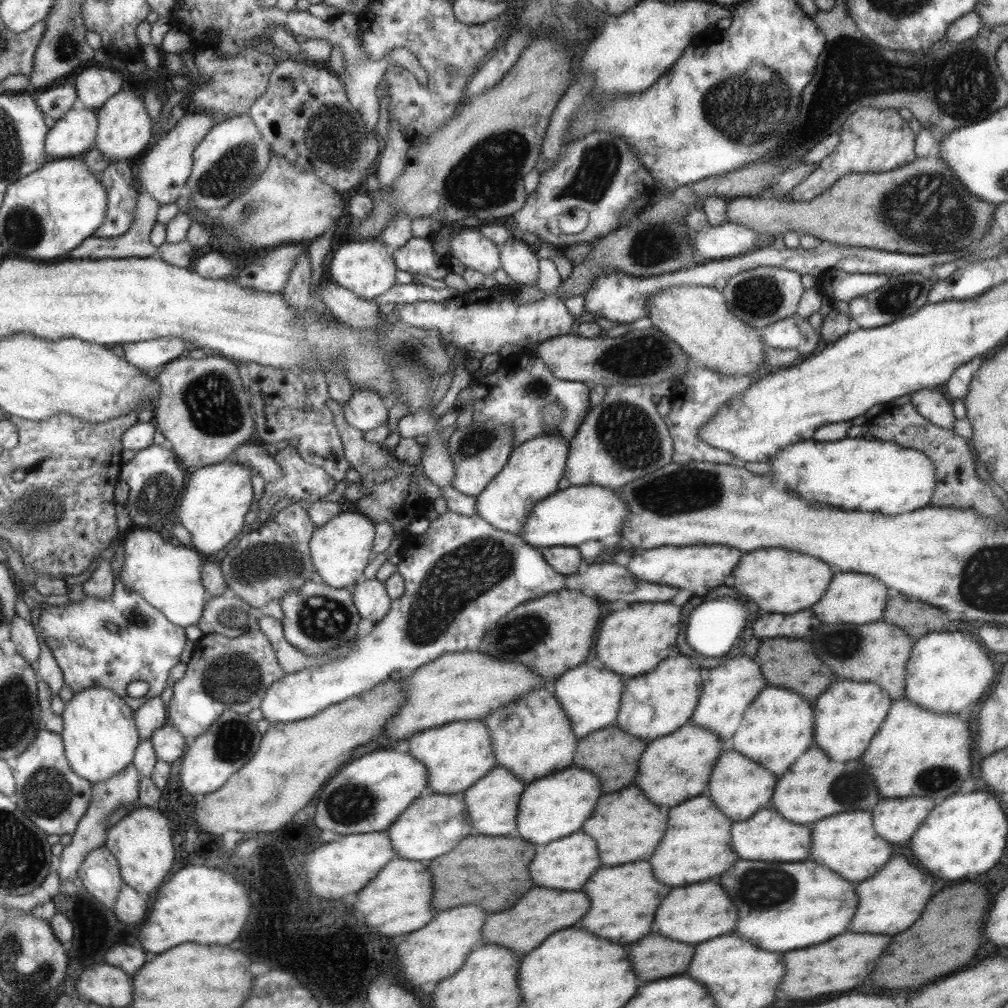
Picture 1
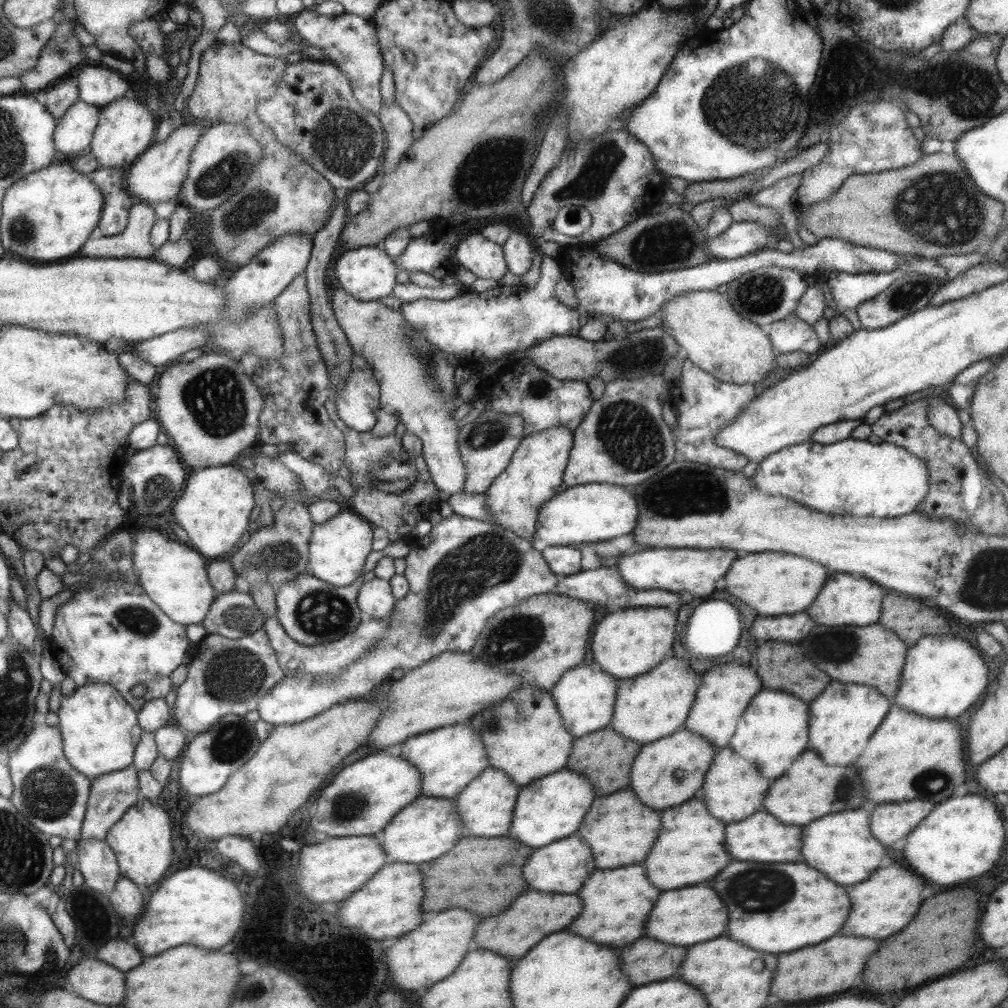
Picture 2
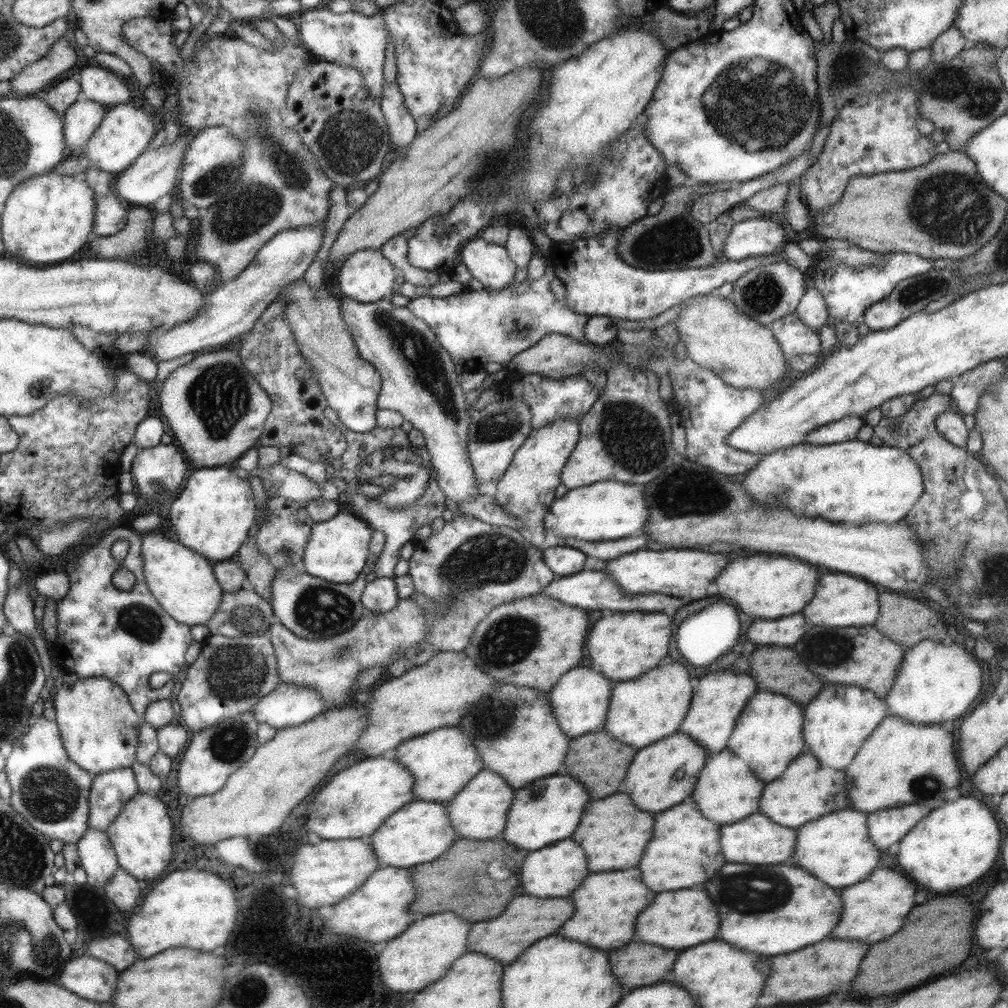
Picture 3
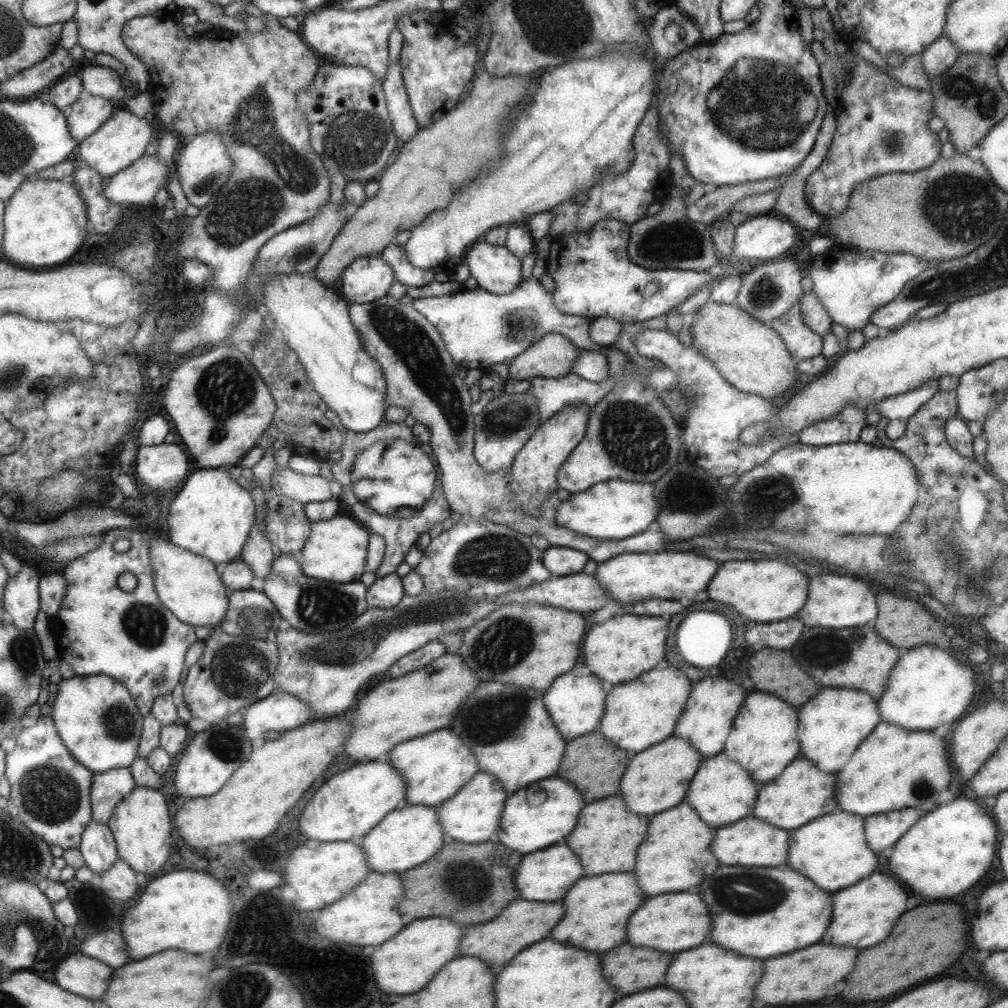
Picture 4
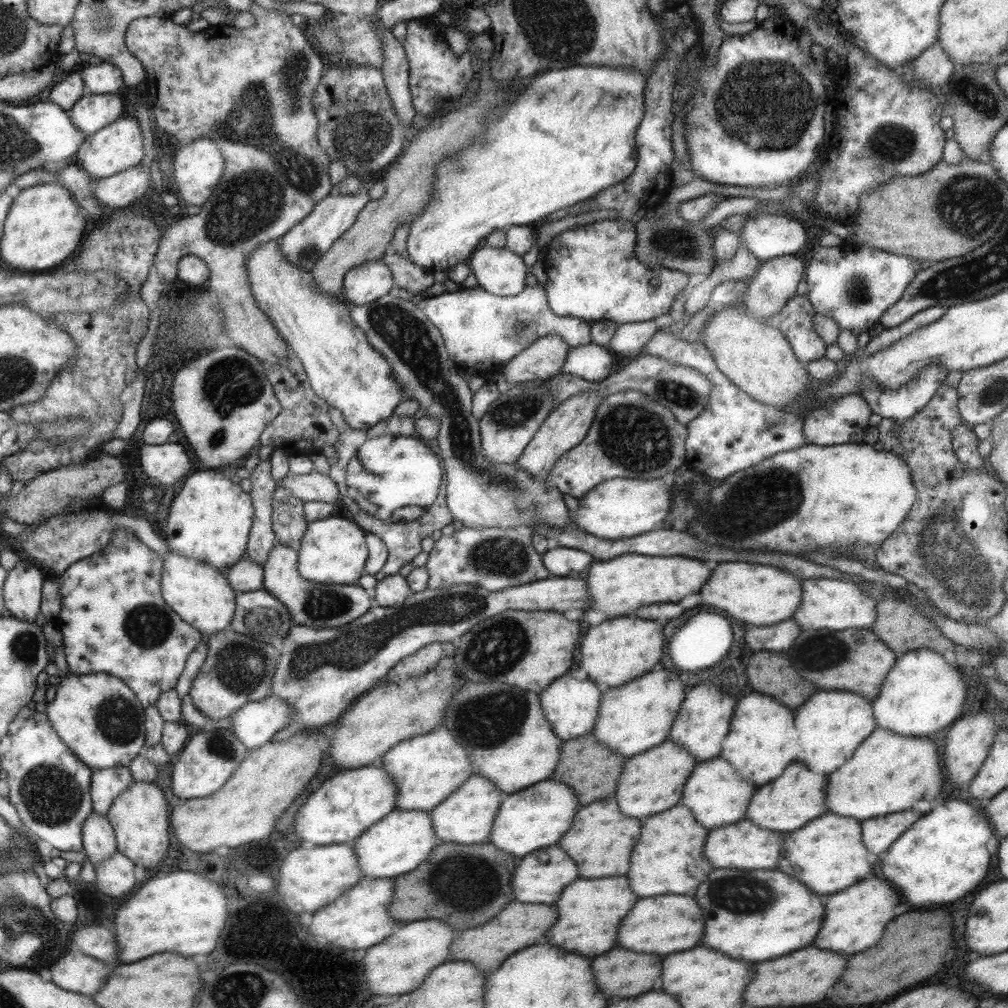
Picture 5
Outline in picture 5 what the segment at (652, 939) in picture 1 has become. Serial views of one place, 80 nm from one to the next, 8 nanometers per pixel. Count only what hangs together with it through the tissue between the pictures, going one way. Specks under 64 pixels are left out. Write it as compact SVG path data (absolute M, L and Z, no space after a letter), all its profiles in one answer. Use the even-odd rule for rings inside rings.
M611 948L609 952L597 956L593 962L593 976L595 982L599 986L599 990L603 990L603 994L607 996L635 996L635 994L643 994L647 988L653 988L655 980L661 978L661 956L657 954L641 954L641 952L631 952L625 948Z

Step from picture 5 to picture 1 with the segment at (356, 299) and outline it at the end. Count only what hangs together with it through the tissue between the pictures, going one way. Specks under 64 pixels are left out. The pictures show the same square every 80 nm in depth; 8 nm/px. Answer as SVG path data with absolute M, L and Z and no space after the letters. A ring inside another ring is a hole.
M359 239L346 242L333 250L329 262L330 278L344 289L350 290L359 298L371 301L395 284L396 264L391 249L379 239Z

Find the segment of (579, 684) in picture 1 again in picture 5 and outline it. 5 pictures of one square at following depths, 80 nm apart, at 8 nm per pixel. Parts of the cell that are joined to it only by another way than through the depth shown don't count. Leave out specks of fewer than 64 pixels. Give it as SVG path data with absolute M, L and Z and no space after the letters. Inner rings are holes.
M561 676L553 680L543 694L539 694L539 706L551 725L551 730L562 740L574 739L589 735L594 727L599 701L601 701L603 688L593 684L592 680L576 680L571 676Z

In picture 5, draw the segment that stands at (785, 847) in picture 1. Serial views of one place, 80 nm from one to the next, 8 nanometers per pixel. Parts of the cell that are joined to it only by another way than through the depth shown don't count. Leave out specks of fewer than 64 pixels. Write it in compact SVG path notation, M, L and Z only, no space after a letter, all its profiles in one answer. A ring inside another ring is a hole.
M745 819L736 823L717 827L707 834L703 852L705 858L711 858L711 864L715 868L743 868L743 870L755 870L755 868L775 868L779 860L779 850L783 844L785 834L774 830L759 828L753 821Z

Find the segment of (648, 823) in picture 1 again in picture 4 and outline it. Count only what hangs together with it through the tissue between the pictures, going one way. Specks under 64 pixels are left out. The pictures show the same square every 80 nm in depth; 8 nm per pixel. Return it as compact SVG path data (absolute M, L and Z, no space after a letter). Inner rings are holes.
M609 796L591 804L584 804L578 816L577 826L565 838L571 851L579 857L587 876L603 872L627 872L635 864L635 852L647 834L647 820L639 814L631 814L623 806L621 796Z

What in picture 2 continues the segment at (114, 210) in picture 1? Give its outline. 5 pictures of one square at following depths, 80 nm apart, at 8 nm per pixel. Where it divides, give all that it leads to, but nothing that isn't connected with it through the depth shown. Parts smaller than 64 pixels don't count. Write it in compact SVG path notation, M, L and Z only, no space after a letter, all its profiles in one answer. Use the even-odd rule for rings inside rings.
M98 167L90 173L94 185L103 195L103 206L96 225L97 236L113 237L126 228L128 212L138 199L126 189L124 177L127 167Z

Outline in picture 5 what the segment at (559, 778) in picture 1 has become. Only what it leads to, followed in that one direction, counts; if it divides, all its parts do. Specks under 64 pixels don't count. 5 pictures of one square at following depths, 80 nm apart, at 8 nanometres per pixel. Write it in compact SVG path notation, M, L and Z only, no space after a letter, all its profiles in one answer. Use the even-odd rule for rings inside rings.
M545 779L527 788L512 792L503 799L495 813L489 843L513 856L525 856L533 850L557 844L573 822L576 810L580 807L576 794L564 782Z

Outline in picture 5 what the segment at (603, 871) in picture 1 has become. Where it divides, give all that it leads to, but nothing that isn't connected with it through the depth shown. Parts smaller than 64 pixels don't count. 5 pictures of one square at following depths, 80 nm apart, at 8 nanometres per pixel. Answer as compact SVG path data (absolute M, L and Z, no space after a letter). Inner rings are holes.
M607 876L607 878L577 878L561 892L555 902L559 916L551 926L551 934L547 934L539 942L553 942L569 952L583 956L599 956L615 946L617 928L623 916L637 902L637 896L629 890L629 882L625 876Z

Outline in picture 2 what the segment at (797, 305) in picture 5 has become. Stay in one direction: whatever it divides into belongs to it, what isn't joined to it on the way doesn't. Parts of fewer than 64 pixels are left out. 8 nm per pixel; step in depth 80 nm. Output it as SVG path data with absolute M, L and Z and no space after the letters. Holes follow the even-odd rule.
M795 313L771 322L763 327L772 348L779 353L801 351L805 354L817 354L821 342L813 327L801 320Z

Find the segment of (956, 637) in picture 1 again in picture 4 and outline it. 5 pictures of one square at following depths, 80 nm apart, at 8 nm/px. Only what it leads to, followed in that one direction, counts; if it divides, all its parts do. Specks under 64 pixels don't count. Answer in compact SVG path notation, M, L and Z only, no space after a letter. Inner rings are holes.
M932 644L900 651L897 662L890 670L887 686L876 700L881 721L891 723L909 730L933 730L940 724L955 722L971 702L975 690L975 678L969 663L959 660L951 649L942 649Z

